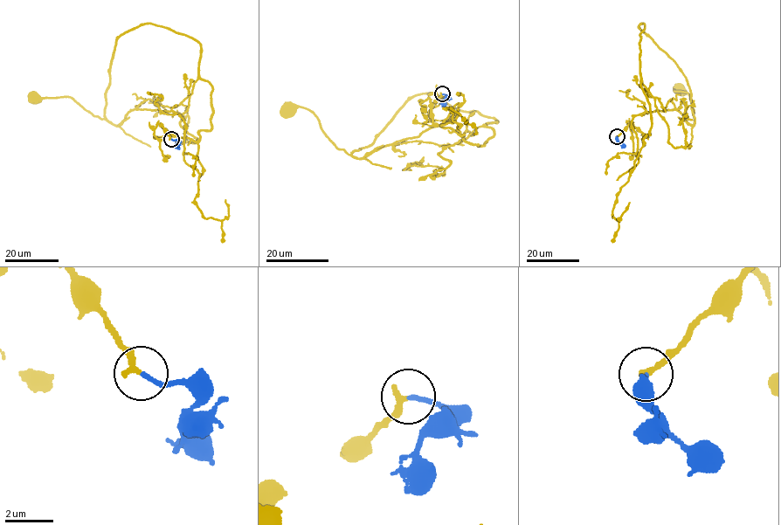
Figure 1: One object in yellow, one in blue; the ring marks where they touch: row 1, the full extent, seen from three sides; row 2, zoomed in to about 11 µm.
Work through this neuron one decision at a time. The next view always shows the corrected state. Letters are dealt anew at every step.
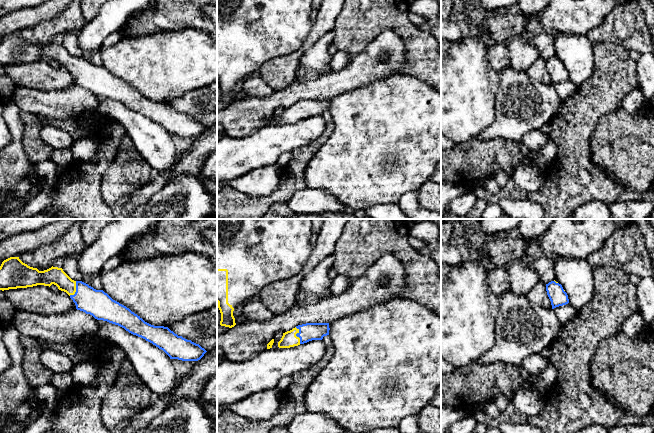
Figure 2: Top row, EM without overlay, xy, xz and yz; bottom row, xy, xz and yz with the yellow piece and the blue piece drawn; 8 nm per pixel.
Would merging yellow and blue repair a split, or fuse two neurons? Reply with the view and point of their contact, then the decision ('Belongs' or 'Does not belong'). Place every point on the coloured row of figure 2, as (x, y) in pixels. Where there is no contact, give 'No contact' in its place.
Touches yellow at xz (295, 335). Belongs

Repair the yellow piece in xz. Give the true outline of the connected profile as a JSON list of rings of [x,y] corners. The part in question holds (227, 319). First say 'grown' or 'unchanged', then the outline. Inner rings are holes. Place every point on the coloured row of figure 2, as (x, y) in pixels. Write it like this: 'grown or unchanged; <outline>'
grown; [[[217,219],[217,307],[221,313],[220,325],[234,327],[233,311],[238,304],[244,304],[252,296],[258,295],[266,285],[300,273],[313,251],[311,236],[311,219]]]

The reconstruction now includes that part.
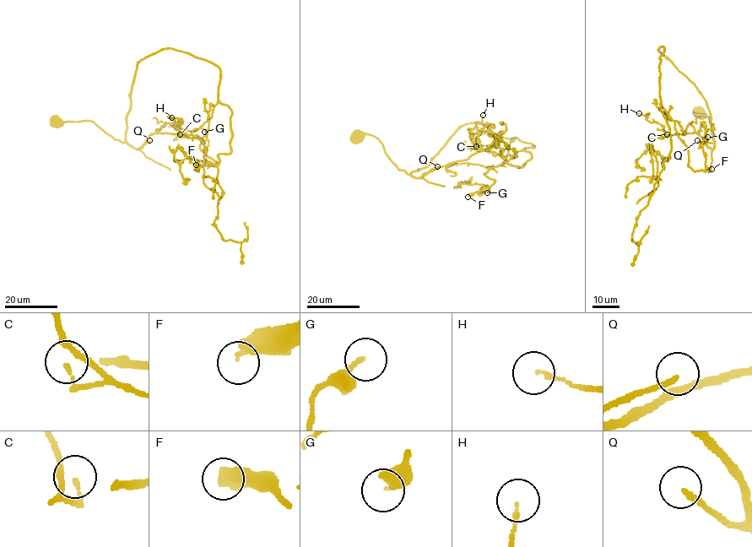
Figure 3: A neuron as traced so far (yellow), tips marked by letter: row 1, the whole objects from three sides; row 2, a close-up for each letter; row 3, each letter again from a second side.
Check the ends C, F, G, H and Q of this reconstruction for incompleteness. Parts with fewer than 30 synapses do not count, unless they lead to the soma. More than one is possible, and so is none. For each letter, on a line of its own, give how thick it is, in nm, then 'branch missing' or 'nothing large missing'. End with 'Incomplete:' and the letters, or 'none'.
C: calibre 120 nm; nothing large missing
F: calibre 400 nm; nothing large missing
G: calibre 150 nm; nothing large missing
H: calibre 140 nm; nothing large missing
Q: calibre 180 nm; branch missing
Incomplete: Q

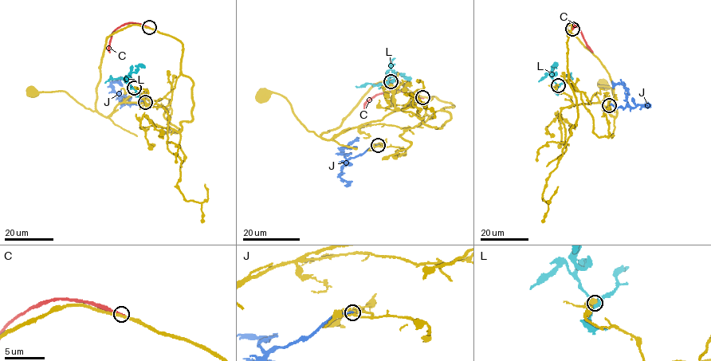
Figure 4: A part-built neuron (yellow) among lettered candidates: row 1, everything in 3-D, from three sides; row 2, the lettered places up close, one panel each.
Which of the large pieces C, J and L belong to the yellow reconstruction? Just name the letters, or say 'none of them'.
none of them

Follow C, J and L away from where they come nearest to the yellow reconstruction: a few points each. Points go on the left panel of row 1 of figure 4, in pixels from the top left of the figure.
C: (149, 28), (128, 23), (118, 27), (112, 34), (110, 52)
J: (145, 102), (130, 104), (122, 103), (111, 84), (118, 82), (122, 85)
L: (134, 88), (127, 80), (126, 77), (130, 77), (139, 66), (145, 67)

